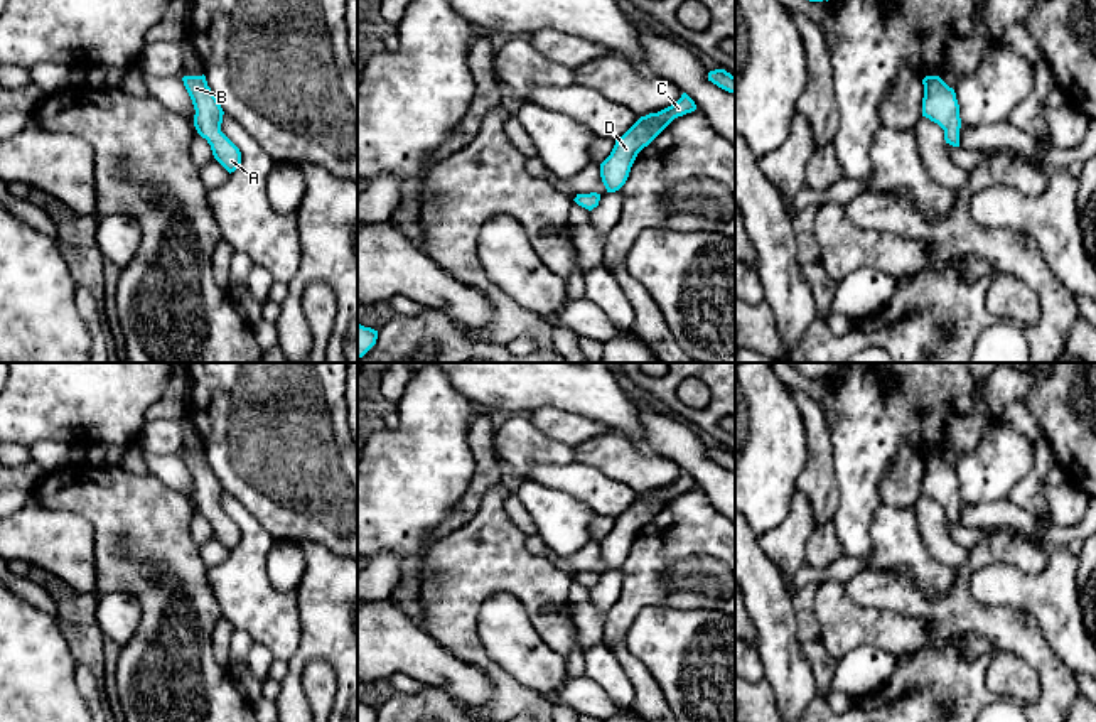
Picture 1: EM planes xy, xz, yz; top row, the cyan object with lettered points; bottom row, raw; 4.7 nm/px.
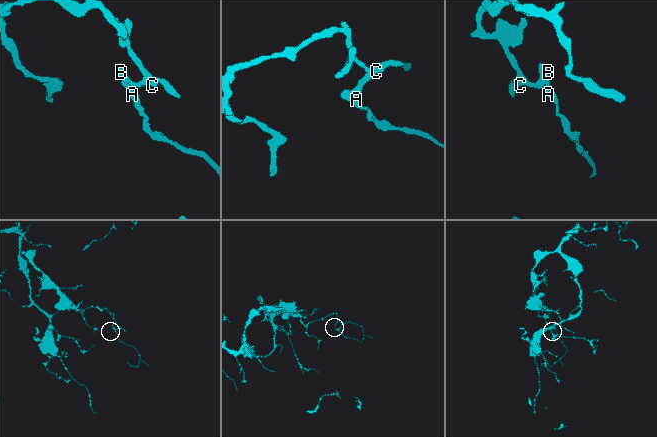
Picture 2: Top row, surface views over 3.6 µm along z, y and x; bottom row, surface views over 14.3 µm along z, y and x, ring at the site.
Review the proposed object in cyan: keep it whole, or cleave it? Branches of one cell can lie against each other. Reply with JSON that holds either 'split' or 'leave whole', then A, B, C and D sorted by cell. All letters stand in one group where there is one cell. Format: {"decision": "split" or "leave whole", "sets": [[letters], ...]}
{"decision": "leave whole", "sets": [["A", "B", "C", "D"]]}

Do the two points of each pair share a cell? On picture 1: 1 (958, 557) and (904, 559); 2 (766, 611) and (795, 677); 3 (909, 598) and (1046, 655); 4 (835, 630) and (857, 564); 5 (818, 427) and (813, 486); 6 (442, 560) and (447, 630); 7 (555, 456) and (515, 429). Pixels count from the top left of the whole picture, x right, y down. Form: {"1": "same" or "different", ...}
{"1": "different", "2": "same", "3": "same", "4": "different", "5": "same", "6": "same", "7": "same"}

